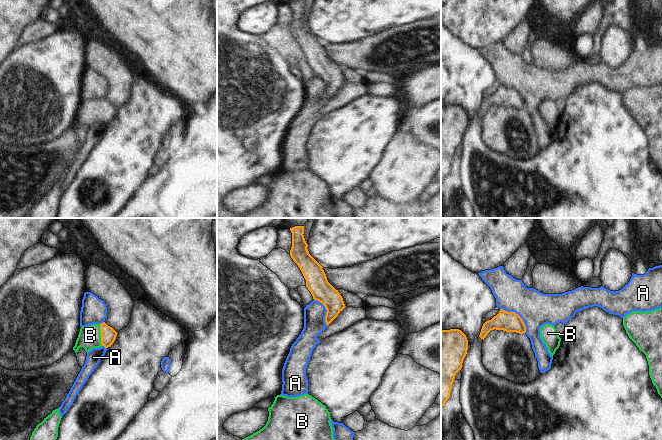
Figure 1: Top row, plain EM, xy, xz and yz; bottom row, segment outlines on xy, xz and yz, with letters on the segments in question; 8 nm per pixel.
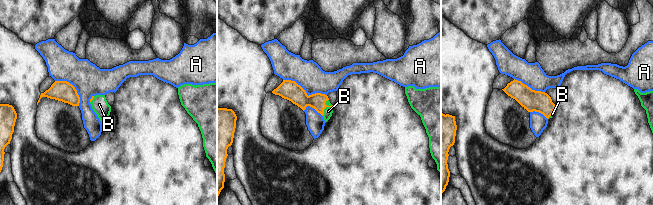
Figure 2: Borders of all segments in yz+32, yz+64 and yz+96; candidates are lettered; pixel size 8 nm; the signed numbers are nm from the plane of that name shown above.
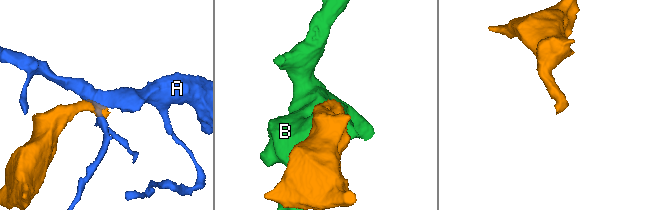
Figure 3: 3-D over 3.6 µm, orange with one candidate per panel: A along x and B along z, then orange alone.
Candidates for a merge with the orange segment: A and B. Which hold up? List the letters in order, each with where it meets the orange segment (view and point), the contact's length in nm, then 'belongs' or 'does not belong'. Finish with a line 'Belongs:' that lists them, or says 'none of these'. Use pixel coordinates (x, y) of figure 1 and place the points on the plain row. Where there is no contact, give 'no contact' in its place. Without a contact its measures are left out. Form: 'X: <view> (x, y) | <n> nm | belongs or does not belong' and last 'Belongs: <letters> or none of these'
A: yz (517, 90) | 280 nm | does not belong
B: xy (100, 111) | 180 nm | belongs
Belongs: B

